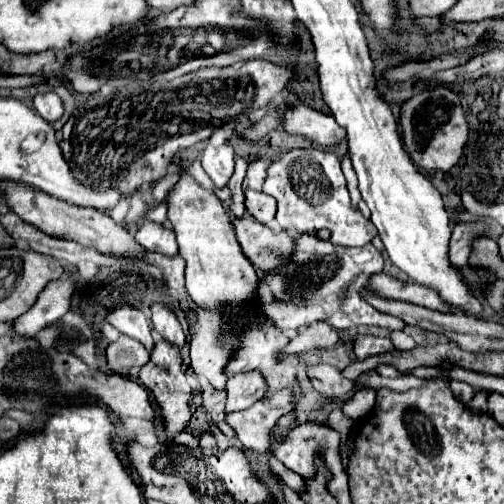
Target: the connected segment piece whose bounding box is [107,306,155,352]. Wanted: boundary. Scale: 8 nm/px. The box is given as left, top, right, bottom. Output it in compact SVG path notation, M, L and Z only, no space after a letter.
M133 306L115 308L107 316L107 322L113 324L121 334L139 340L149 352L153 350L155 342L153 342L153 336L151 336L151 328L149 328L149 322L147 322L145 314L139 308L133 308Z

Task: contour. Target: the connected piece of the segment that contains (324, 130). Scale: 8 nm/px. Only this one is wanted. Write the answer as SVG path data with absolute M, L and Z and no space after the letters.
M297 104L285 114L283 130L289 134L303 134L321 146L331 146L345 138L345 128L339 126L329 114L305 104Z

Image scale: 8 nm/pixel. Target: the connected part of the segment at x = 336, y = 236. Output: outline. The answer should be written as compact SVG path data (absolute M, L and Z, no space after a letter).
M295 148L273 160L267 168L263 192L277 200L277 222L291 236L327 228L331 242L339 246L365 246L377 236L377 228L369 218L353 206L347 182L335 150L325 148Z

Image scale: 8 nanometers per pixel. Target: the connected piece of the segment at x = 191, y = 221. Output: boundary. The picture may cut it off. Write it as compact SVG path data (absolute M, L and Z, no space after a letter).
M183 174L181 180L171 190L171 194L167 196L167 204L169 204L167 214L177 234L179 256L185 258L187 262L185 280L187 280L187 292L191 300L203 310L233 318L233 322L239 326L239 330L235 332L239 344L233 350L229 364L225 366L225 376L247 374L251 370L259 370L267 382L267 394L263 400L269 400L269 396L281 388L291 388L293 404L297 404L303 396L301 384L297 378L299 356L281 354L281 350L287 348L287 344L291 342L289 336L285 336L275 326L273 320L265 318L255 308L259 276L255 268L249 264L249 260L245 258L245 254L241 252L231 220L225 214L219 198L211 190L205 190L189 174Z

